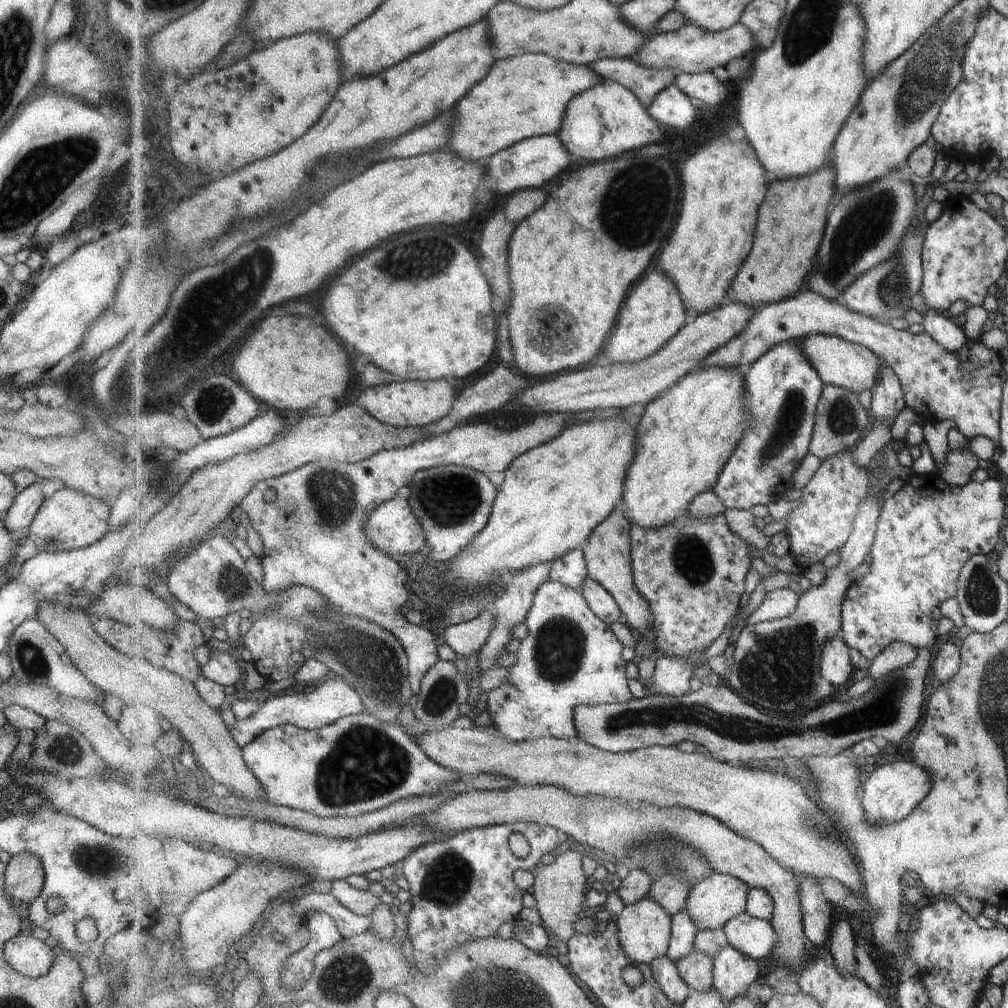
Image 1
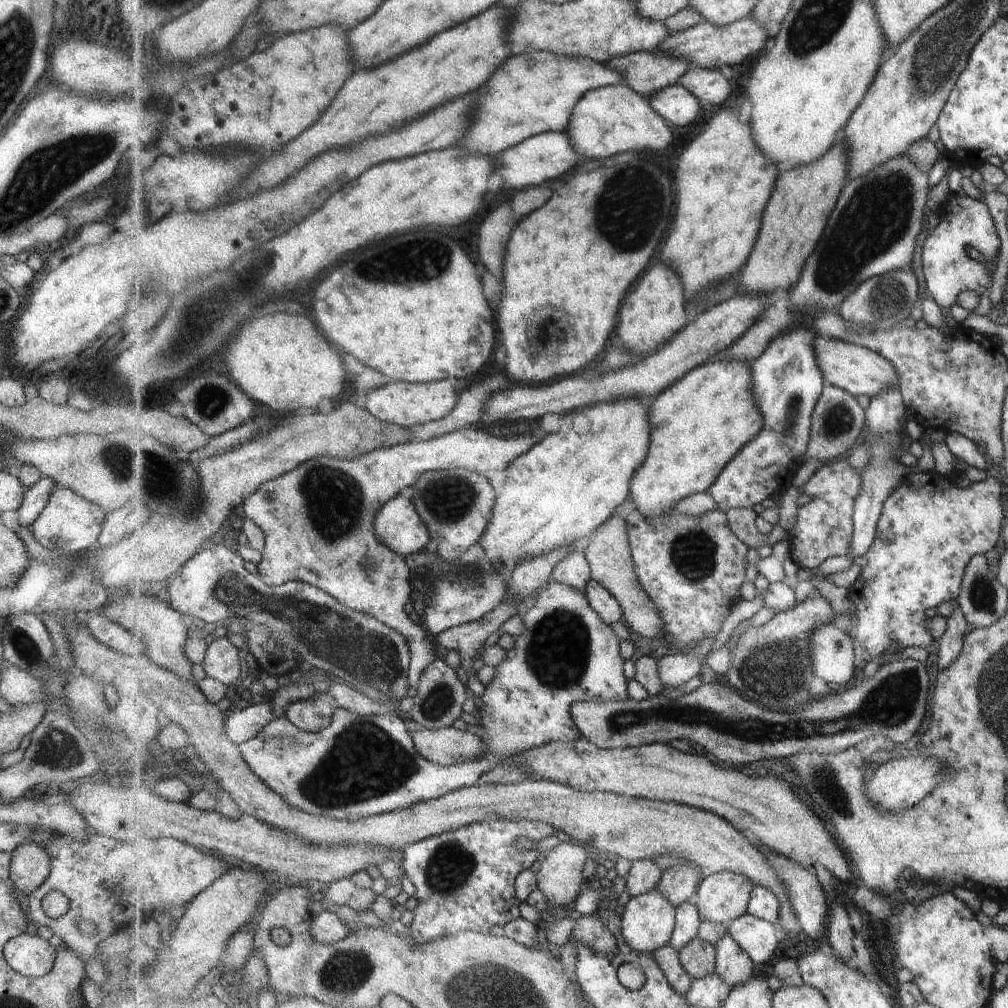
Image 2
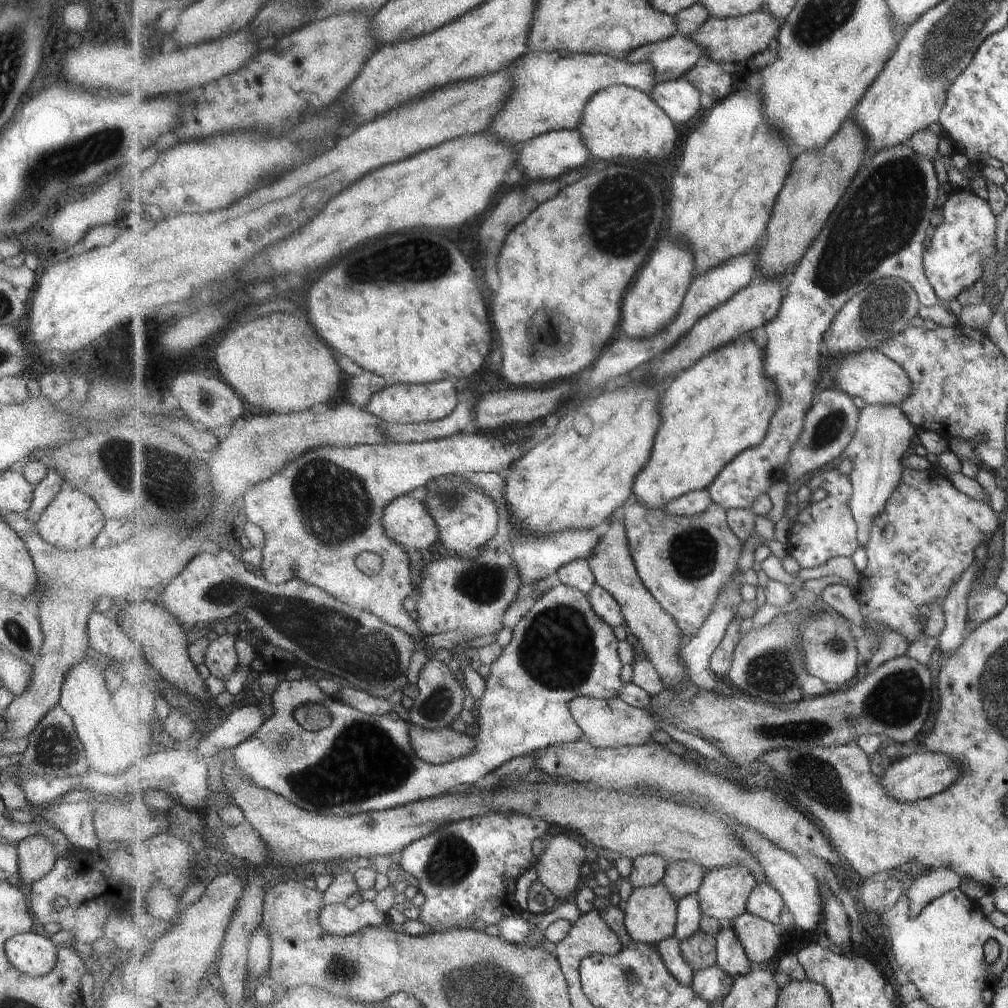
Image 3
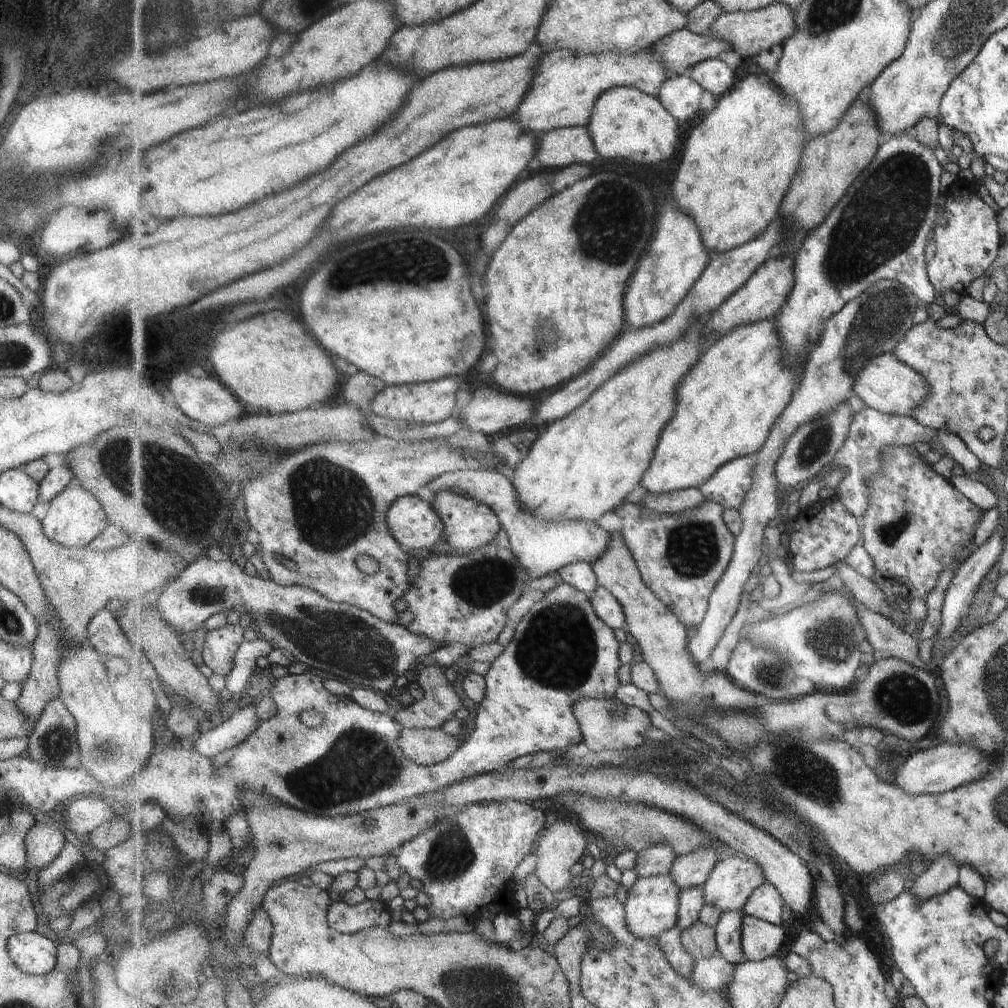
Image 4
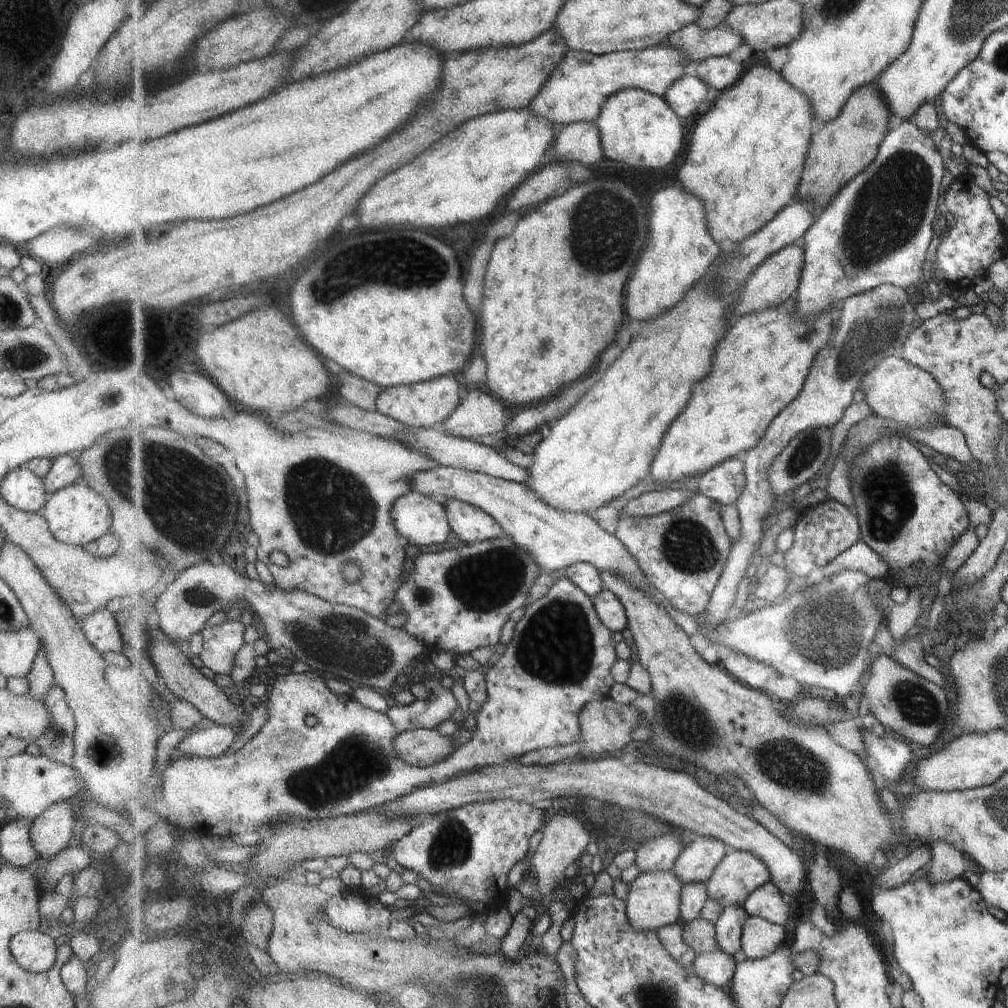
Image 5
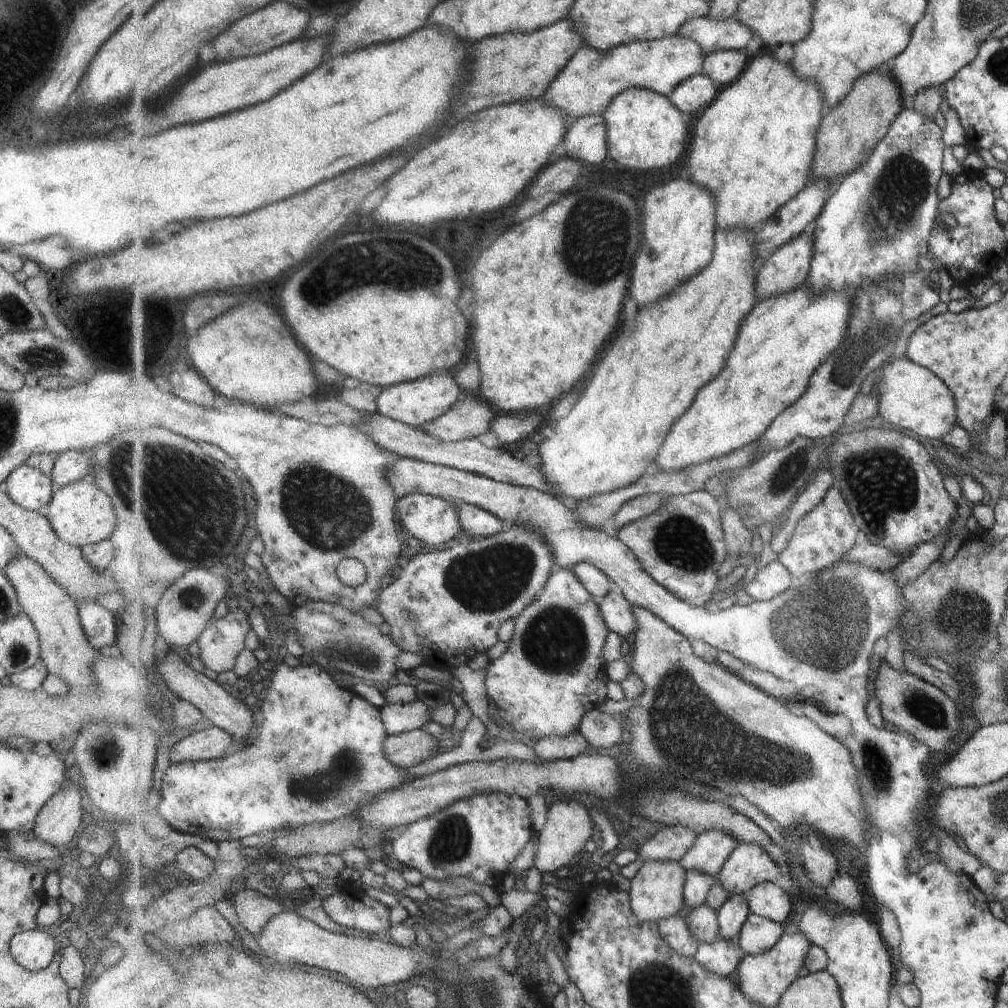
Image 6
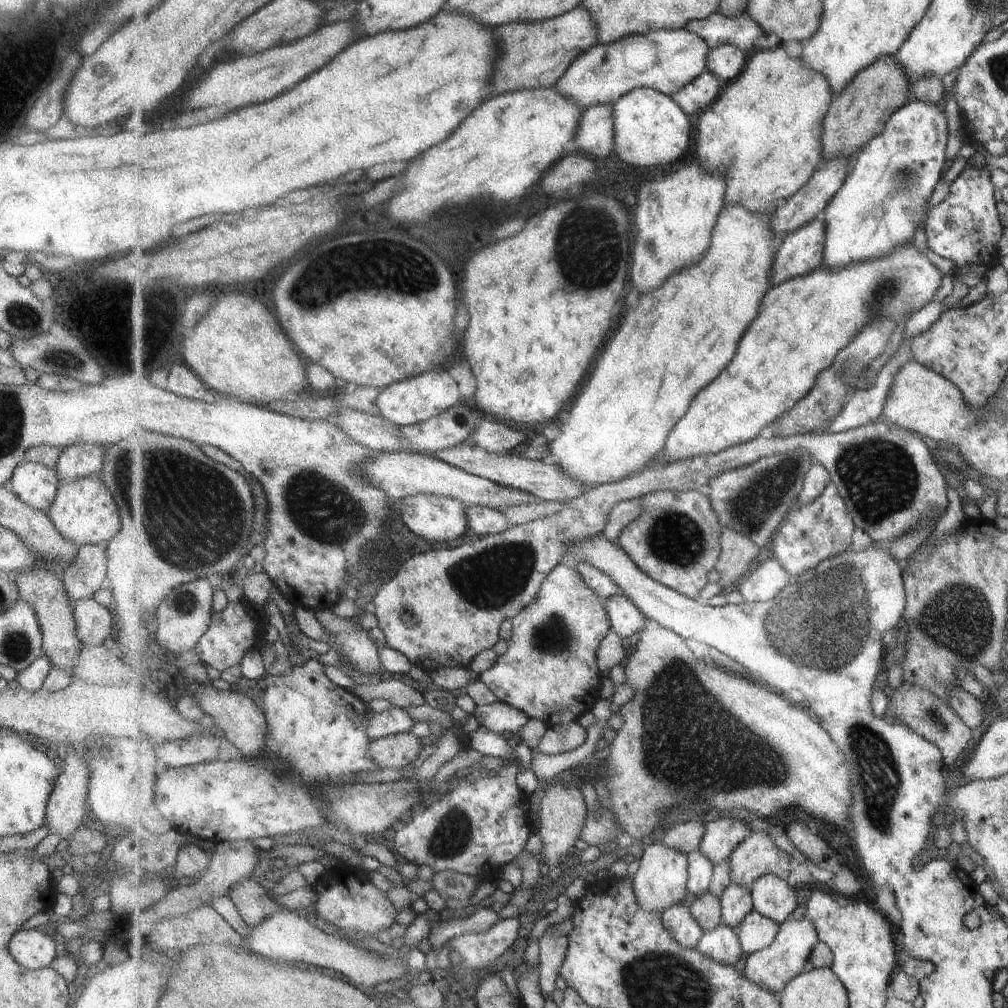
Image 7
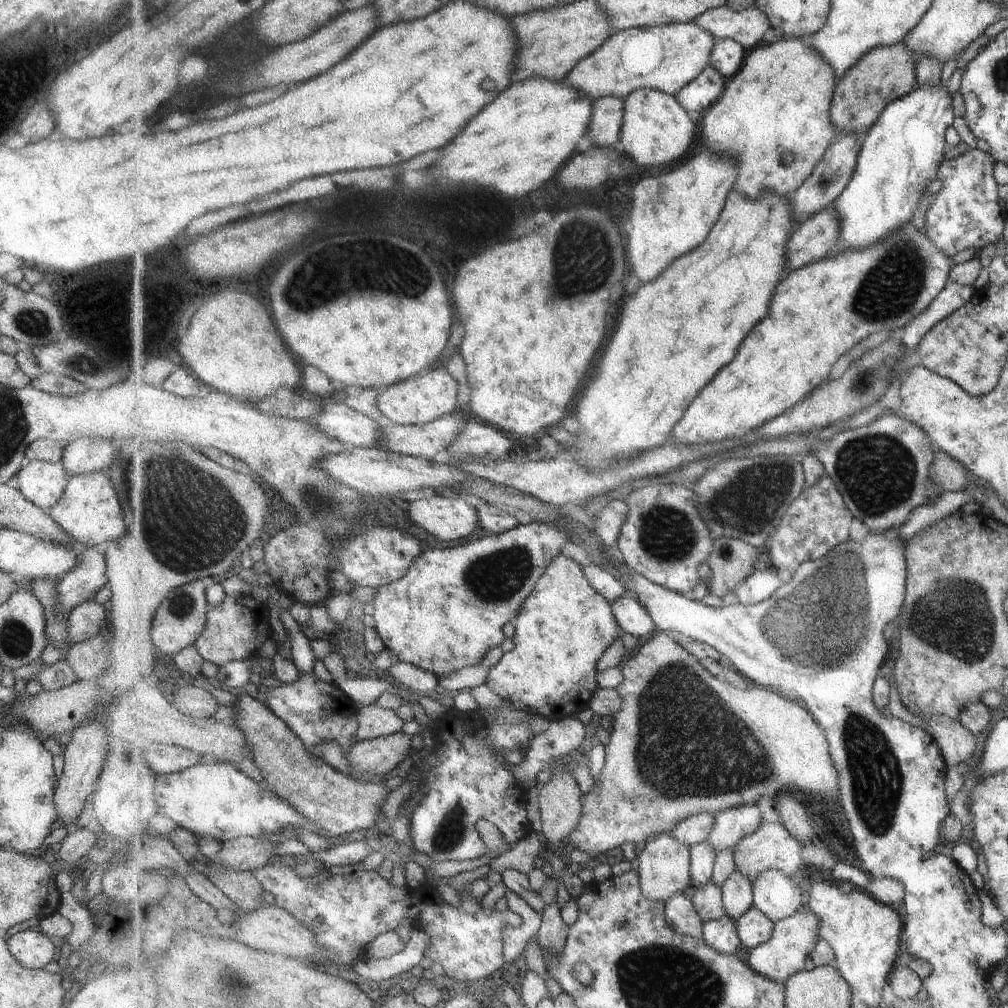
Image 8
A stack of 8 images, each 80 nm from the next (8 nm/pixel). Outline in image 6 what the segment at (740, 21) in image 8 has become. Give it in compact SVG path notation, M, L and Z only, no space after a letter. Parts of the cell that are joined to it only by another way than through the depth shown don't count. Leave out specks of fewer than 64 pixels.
M703 17L688 20L678 34L694 40L710 55L719 51L742 51L749 46L754 32L737 19L716 21Z

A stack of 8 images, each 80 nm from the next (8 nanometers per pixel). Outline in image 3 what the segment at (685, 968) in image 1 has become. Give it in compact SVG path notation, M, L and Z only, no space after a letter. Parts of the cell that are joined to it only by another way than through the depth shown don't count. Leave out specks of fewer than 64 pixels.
M700 930L690 939L681 941L680 947L682 955L695 973L718 964L717 939L711 933Z

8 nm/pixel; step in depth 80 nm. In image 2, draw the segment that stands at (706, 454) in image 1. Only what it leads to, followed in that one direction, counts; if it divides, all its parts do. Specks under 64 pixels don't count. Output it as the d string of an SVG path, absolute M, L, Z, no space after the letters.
M717 361L709 362L706 365L698 366L691 372L688 372L681 380L677 383L672 384L669 388L666 388L659 396L652 401L649 401L649 413L650 423L653 428L651 429L651 442L649 452L646 461L637 468L633 475L630 484L630 498L628 500L628 508L639 511L647 520L659 519L660 517L666 517L669 514L675 513L676 507L679 502L686 499L688 496L707 493L710 488L714 486L718 476L726 470L726 466L738 455L738 452L742 448L753 440L755 436L759 434L759 431L764 427L764 416L758 408L758 403L754 399L754 380L752 379L752 364L744 363L743 361Z

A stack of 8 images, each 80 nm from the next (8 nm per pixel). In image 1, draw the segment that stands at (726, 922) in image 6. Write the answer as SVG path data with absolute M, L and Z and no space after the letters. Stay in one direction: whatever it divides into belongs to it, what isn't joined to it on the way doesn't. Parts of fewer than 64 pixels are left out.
M729 943L714 958L714 988L727 1003L745 996L759 978L759 966L756 960Z

